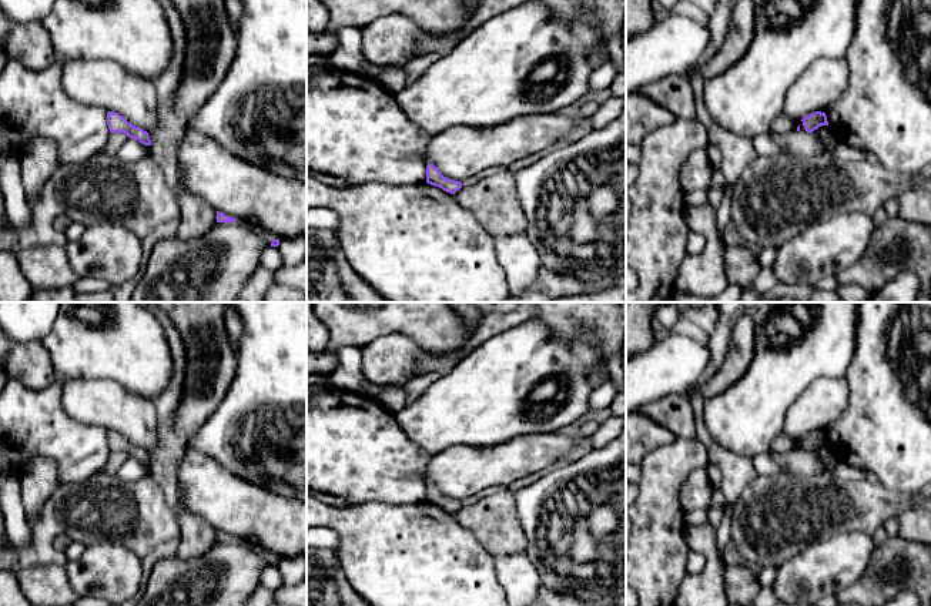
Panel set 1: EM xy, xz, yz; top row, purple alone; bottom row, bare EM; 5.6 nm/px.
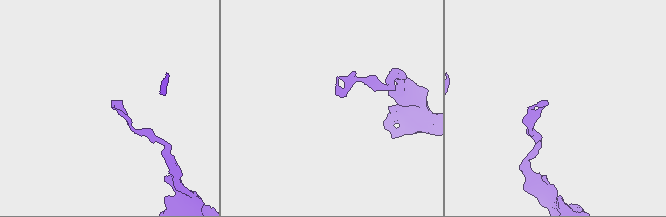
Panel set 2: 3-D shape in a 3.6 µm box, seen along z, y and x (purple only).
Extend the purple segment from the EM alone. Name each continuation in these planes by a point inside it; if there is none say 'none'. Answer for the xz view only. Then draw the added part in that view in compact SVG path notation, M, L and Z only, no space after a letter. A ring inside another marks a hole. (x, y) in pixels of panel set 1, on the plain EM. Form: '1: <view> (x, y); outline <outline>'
none

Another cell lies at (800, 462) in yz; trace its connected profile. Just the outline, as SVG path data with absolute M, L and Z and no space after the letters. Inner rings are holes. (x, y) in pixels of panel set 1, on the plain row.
M773 451L768 455L783 468L788 475L816 475L824 472L823 462L807 451L794 451L790 453L776 453Z

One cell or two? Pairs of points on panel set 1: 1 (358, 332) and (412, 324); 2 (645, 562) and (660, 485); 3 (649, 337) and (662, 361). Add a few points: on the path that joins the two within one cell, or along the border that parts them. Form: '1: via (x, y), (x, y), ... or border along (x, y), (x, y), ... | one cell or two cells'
1: via (371, 324), (399, 324) | one cell
2: via (656, 543), (657, 504) | one cell
3: border along (659, 337), (640, 354) | two cells

